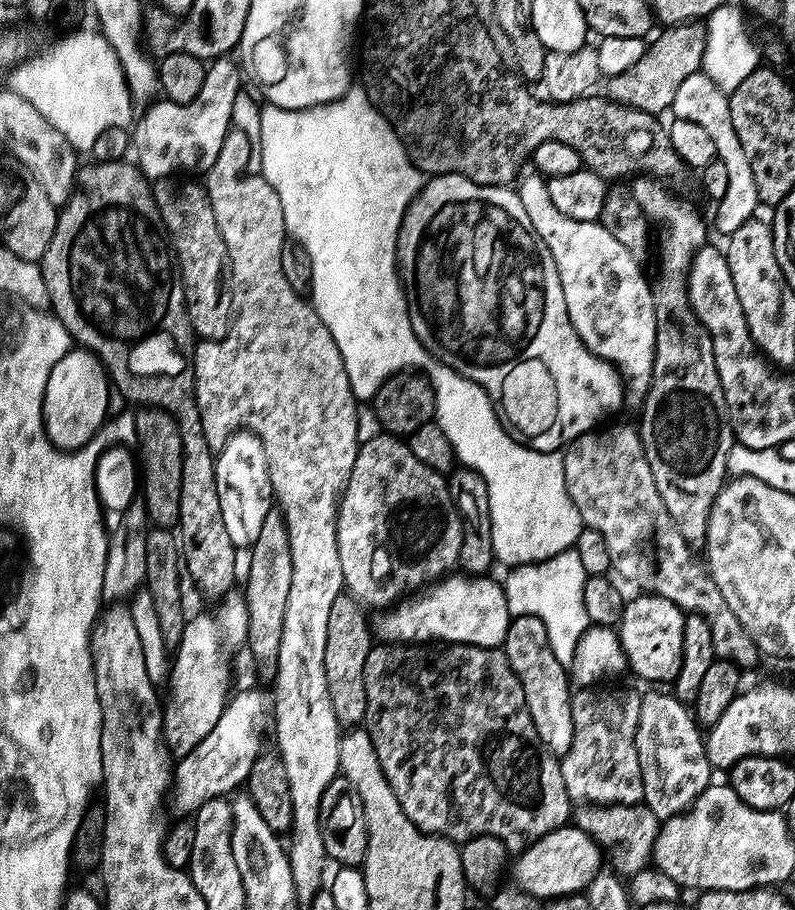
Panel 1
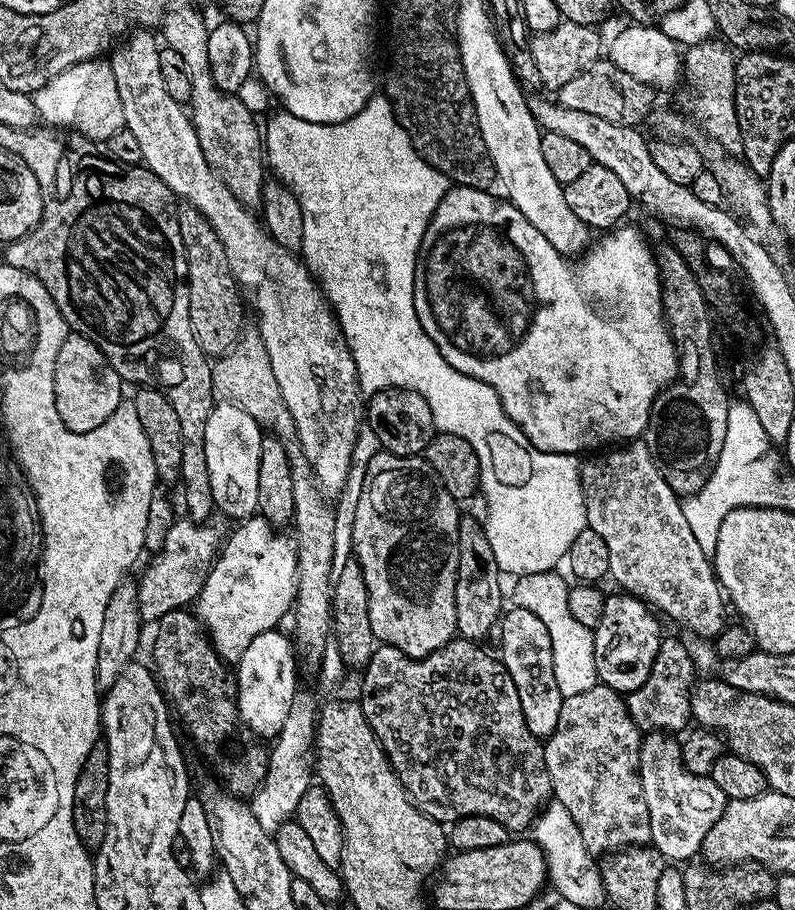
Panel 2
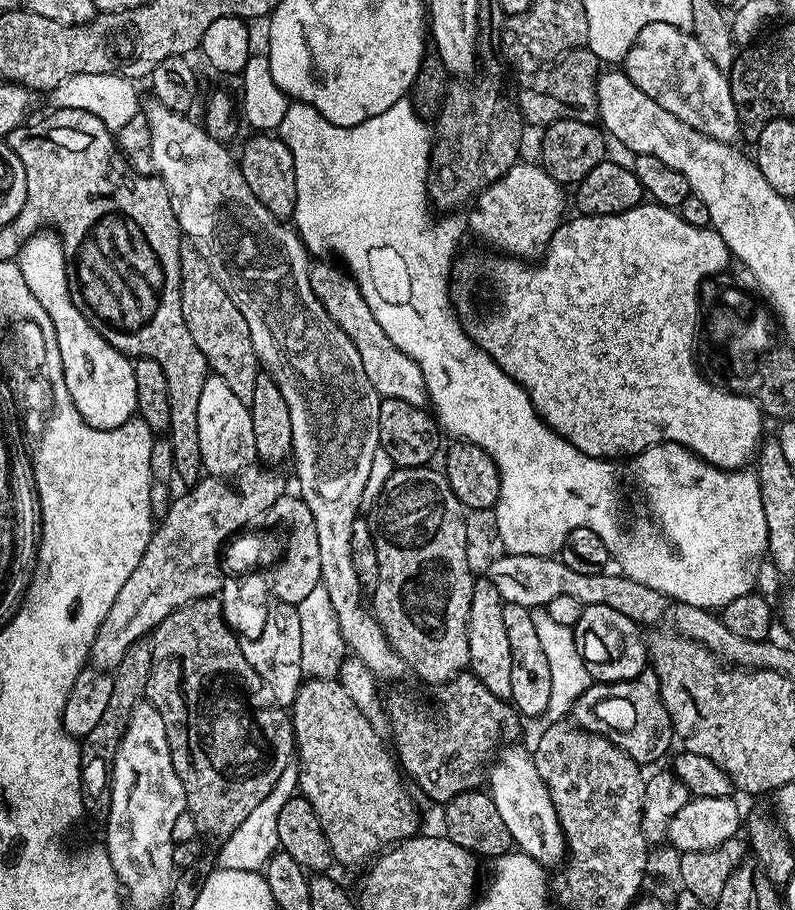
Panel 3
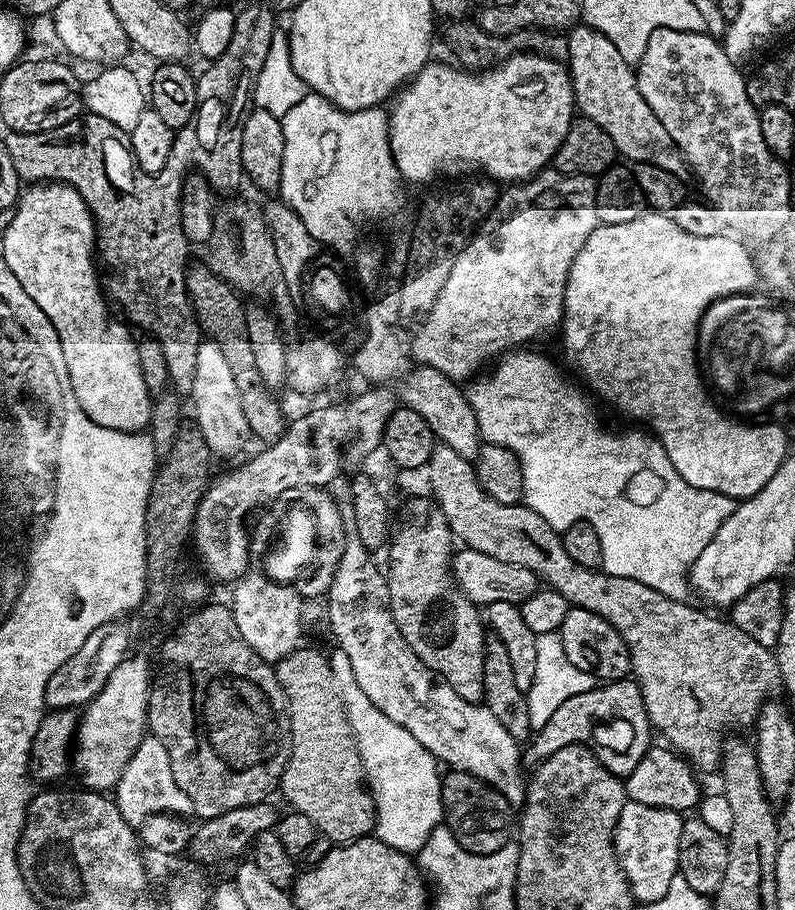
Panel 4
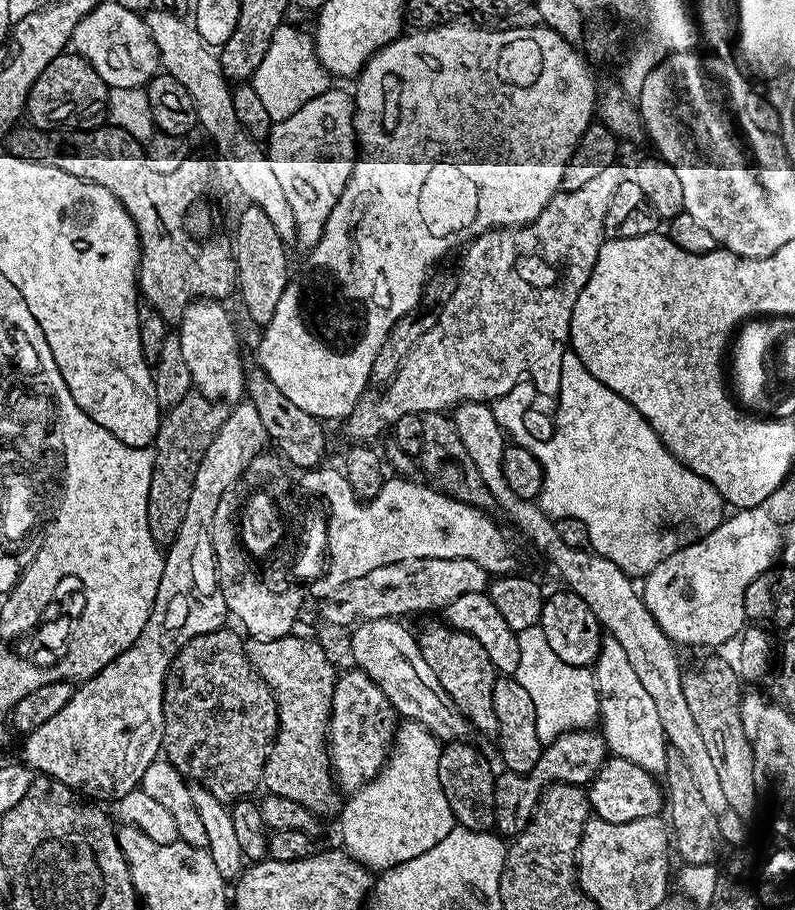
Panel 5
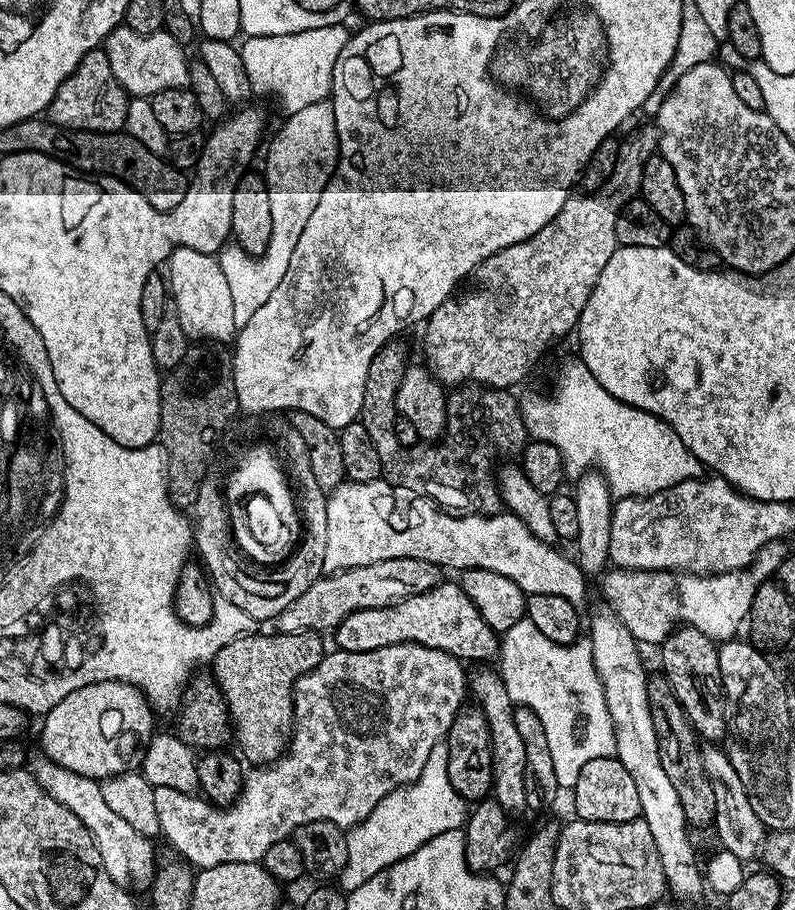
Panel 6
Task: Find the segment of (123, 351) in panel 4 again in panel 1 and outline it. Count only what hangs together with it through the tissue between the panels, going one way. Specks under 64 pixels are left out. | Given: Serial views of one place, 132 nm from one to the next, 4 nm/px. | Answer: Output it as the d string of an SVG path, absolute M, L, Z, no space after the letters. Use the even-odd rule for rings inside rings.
M73 347L50 370L44 395L44 429L55 448L75 450L89 444L96 432L109 419L108 388L110 377L94 352Z

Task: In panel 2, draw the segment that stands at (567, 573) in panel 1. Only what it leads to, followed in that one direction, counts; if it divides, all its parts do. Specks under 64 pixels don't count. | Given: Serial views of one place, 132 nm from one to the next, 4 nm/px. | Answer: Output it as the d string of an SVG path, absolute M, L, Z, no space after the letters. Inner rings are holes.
M553 570L521 576L515 581L514 587L522 592L522 602L530 604L530 614L538 614L539 620L550 633L550 646L554 650L554 678L558 681L558 690L563 696L573 696L582 694L582 690L590 690L598 683L594 666L594 638L592 629L582 626L582 622L570 614L570 584L558 573Z

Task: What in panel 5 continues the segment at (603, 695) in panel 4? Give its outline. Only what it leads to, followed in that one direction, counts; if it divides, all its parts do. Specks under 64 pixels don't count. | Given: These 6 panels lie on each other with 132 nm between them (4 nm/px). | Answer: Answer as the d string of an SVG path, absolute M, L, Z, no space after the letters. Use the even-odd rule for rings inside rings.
M578 728L574 732L549 739L543 745L538 762L528 772L501 771L494 782L495 831L504 838L515 838L530 822L540 801L540 793L550 784L587 785L604 765L606 743L599 731Z

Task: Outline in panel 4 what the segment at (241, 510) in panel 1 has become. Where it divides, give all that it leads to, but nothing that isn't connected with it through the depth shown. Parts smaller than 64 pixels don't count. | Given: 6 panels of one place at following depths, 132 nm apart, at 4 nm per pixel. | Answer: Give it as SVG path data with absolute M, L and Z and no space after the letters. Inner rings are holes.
M201 339L198 346L198 370L194 374L190 399L196 403L195 427L200 429L202 438L206 438L206 446L212 451L213 457L232 456L250 440L246 414L242 410L242 398L238 398L234 374L226 363L226 354L222 354L222 346L218 346L218 342Z

